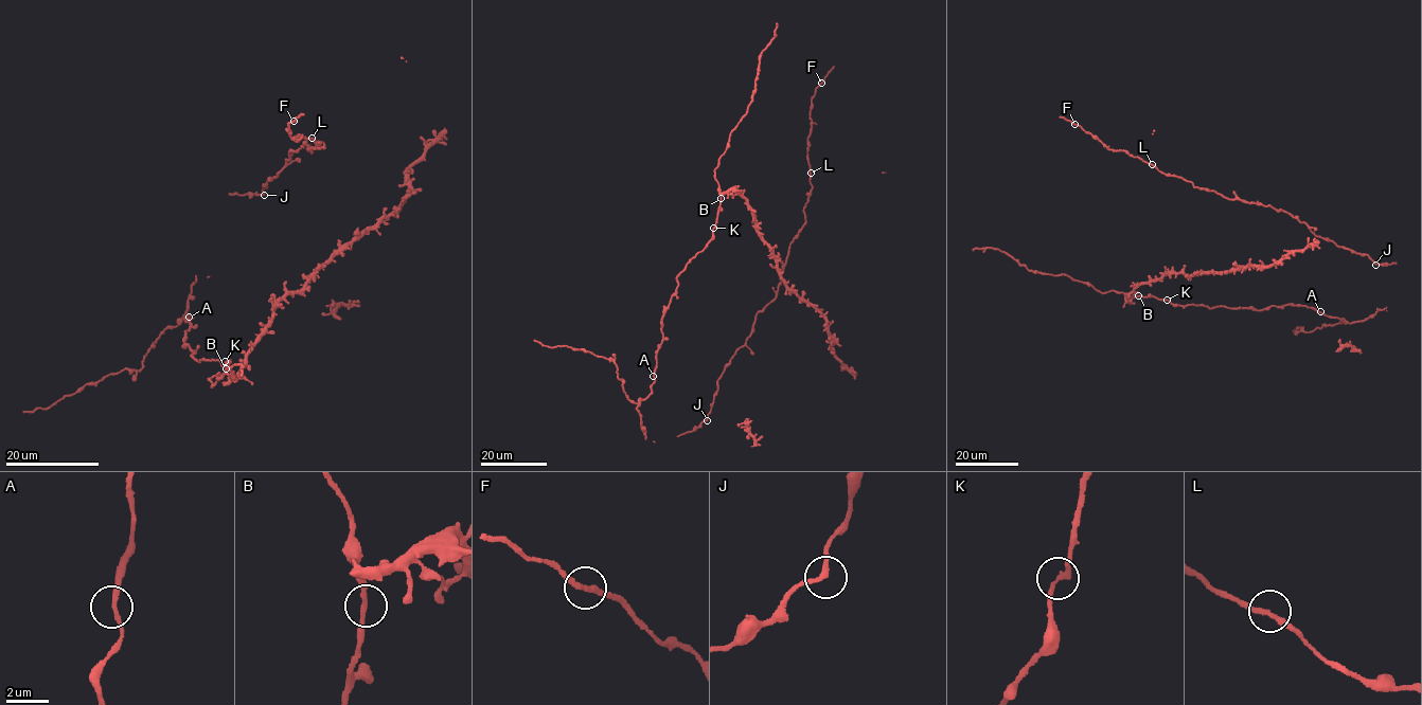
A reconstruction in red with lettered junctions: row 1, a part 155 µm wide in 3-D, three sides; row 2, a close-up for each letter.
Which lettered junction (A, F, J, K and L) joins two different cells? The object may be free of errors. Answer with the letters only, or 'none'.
none

